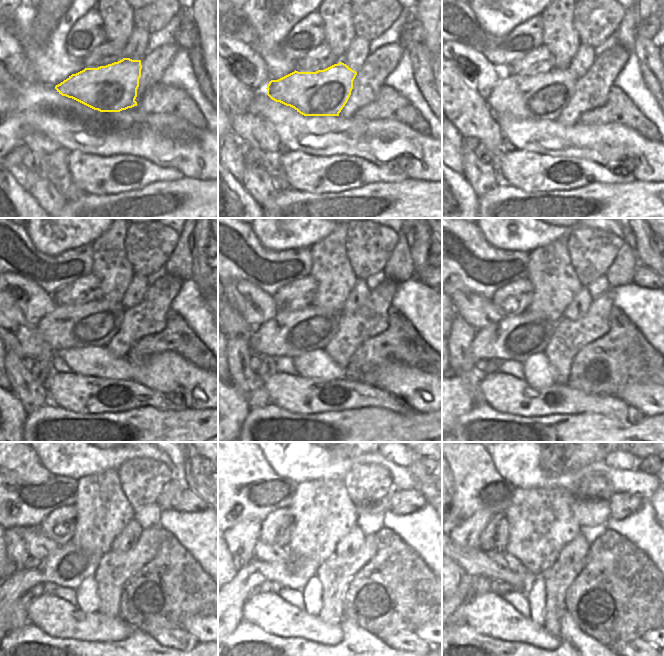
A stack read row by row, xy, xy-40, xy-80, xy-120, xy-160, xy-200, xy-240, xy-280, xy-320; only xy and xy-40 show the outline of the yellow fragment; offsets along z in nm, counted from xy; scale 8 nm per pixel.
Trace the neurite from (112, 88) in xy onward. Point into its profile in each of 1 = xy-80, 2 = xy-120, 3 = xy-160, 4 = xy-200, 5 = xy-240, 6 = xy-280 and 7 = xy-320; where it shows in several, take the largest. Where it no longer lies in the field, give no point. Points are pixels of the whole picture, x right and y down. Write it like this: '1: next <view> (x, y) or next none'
1: next xy-80 (542, 97)
2: next xy-120 (94, 323)
3: next xy-160 (311, 328)
4: next xy-200 (530, 332)
5: next xy-240 (69, 560)
6: next xy-280 (251, 576)
7: next xy-320 (466, 588)

